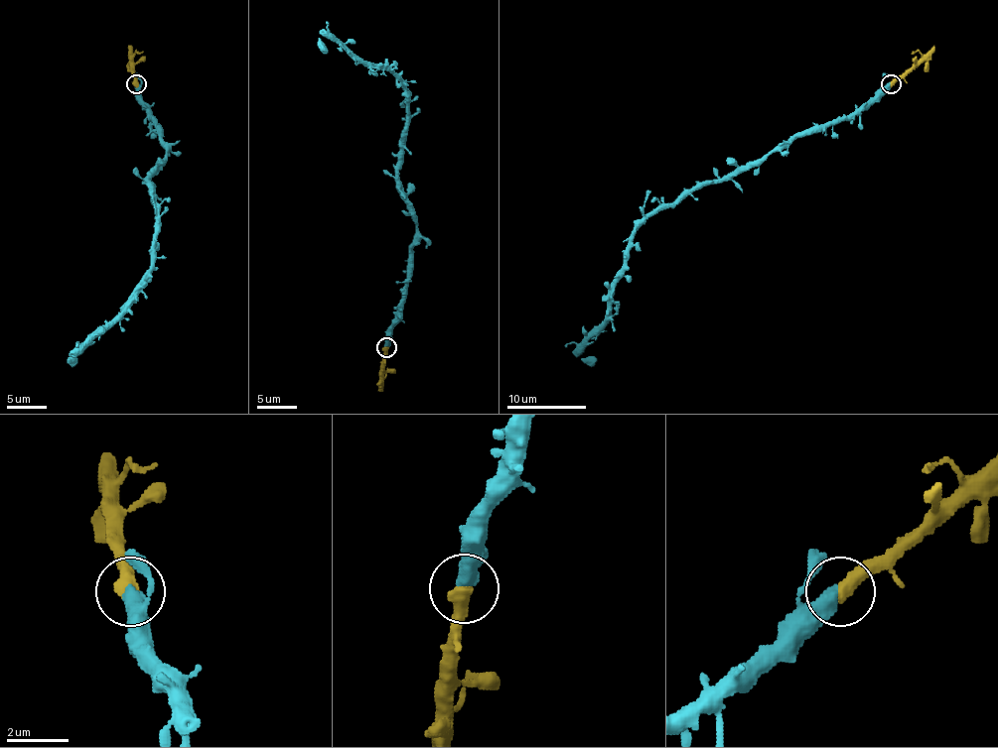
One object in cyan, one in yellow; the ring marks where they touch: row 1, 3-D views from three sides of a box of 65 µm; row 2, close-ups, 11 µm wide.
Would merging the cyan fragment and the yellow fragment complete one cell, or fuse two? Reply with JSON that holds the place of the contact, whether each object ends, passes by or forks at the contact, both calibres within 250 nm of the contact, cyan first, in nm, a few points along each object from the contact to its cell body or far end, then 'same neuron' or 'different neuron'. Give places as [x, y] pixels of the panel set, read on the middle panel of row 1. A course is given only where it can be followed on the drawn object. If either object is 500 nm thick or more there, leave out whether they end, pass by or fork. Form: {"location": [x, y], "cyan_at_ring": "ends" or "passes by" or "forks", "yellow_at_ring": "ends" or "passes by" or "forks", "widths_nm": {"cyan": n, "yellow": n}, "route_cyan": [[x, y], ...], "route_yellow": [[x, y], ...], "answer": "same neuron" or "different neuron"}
{"location": [386, 347], "widths_nm": {"cyan": 550, "yellow": 500}, "route_cyan": [[385, 346], [415, 242], [415, 218], [397, 182], [403, 84], [321, 34], [327, 54]], "route_yellow": [[385, 346], [383, 380], [377, 390]], "answer": "same neuron"}

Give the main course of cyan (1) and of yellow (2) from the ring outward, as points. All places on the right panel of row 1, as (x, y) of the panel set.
1: (890, 83), (849, 115), (795, 133), (725, 176), (699, 182), (638, 227), (611, 313), (577, 353), (597, 361)
2: (890, 83), (900, 79), (933, 46)

